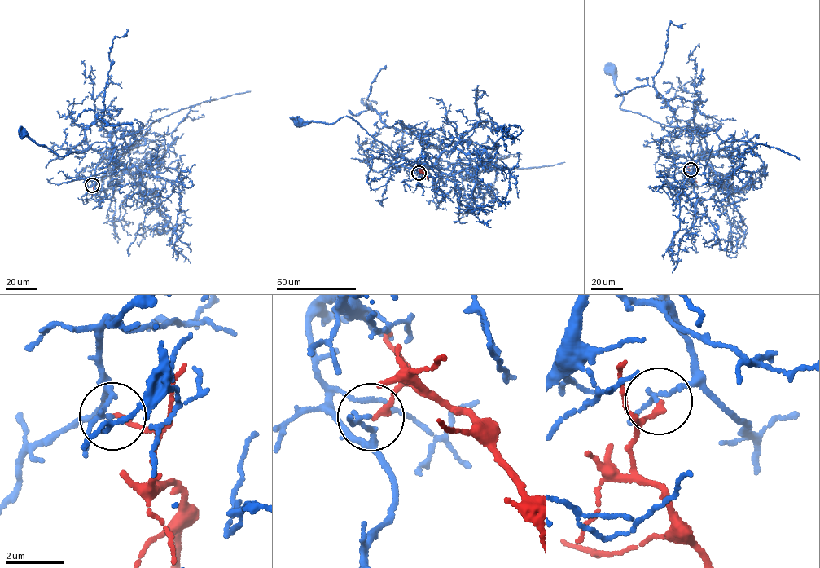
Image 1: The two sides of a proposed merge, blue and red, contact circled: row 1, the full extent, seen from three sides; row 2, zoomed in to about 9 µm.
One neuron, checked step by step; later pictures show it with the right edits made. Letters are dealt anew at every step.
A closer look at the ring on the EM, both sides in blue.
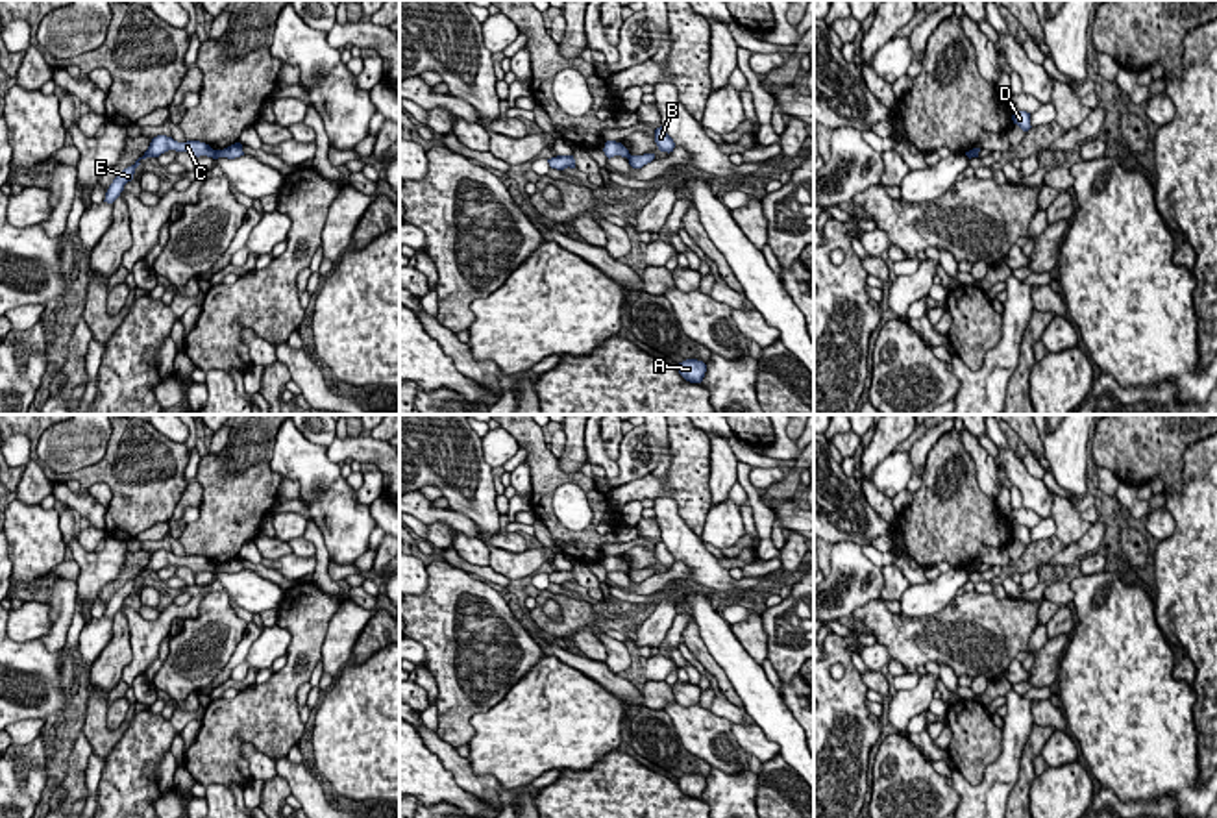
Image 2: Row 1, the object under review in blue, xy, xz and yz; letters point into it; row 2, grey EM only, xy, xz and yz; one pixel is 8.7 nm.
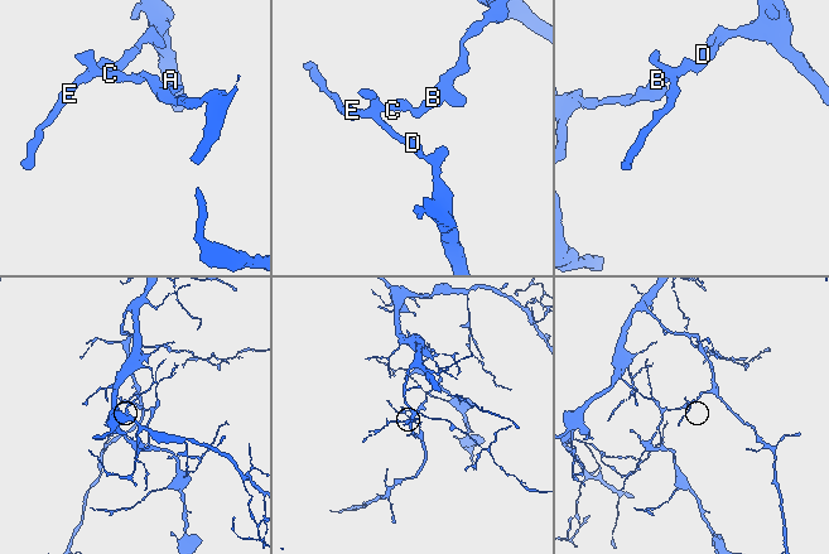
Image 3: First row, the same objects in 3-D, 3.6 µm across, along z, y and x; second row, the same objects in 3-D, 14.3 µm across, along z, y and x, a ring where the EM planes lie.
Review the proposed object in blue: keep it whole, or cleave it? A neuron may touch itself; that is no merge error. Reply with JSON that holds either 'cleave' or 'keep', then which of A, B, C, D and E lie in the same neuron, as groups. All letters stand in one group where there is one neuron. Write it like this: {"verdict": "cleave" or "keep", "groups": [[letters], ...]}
{"verdict": "cleave", "groups": [["A", "C", "D", "E"], ["B"]]}

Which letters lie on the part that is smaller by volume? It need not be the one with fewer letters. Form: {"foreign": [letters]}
{"foreign": ["B"]}

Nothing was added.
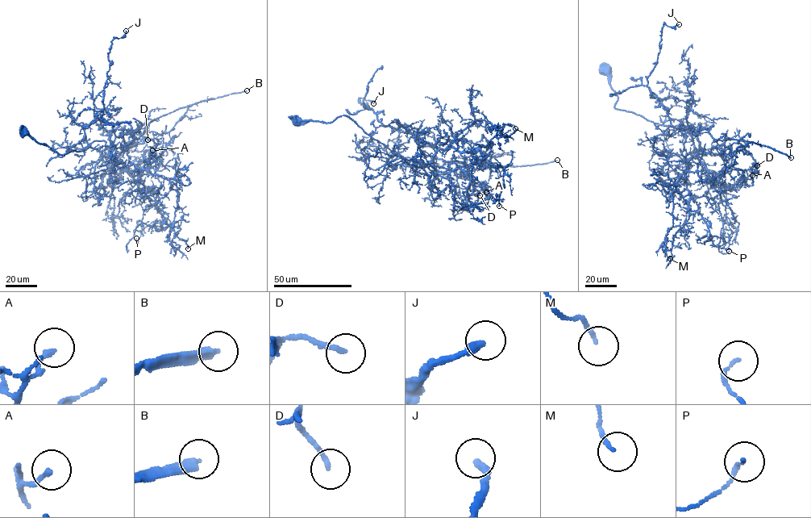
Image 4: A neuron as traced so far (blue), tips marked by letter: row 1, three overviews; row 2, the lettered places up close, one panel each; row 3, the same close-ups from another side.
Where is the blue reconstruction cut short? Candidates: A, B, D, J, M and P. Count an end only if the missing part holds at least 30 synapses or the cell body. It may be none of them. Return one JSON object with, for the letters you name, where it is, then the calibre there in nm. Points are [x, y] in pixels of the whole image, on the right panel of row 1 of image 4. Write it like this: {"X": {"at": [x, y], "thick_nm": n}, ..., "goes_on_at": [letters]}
{"B": {"at": [791, 157], "thick_nm": 320}, "goes_on_at": ["B"]}

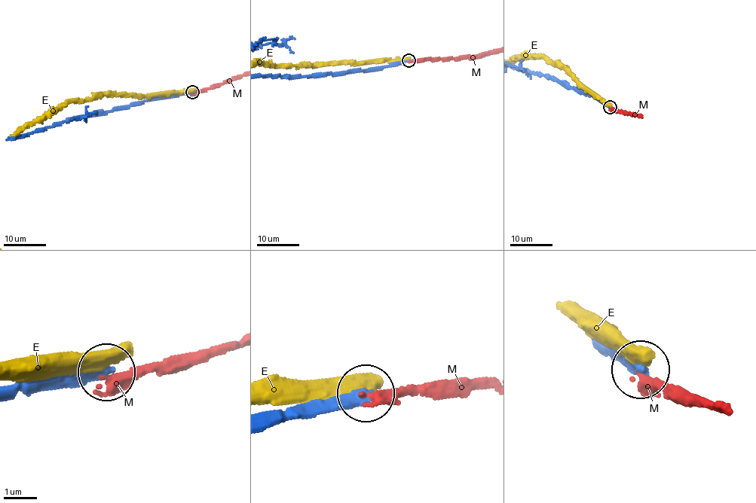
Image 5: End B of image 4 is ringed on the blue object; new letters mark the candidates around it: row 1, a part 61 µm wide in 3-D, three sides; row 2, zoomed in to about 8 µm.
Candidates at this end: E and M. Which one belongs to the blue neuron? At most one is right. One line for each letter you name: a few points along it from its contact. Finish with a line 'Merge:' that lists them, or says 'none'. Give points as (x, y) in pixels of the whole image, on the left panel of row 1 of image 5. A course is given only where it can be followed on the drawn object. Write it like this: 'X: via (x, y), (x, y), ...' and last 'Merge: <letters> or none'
Merge: none

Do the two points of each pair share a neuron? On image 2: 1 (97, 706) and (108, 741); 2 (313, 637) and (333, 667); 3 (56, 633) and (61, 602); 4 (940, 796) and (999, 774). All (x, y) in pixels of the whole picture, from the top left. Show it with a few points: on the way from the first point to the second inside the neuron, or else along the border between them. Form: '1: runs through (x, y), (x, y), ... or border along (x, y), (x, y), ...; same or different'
1: runs through (97, 715), (98, 731); same
2: border along (337, 609), (330, 620), (320, 657); different
3: runs through (60, 626), (61, 609); same
4: border along (949, 778), (962, 798); different

